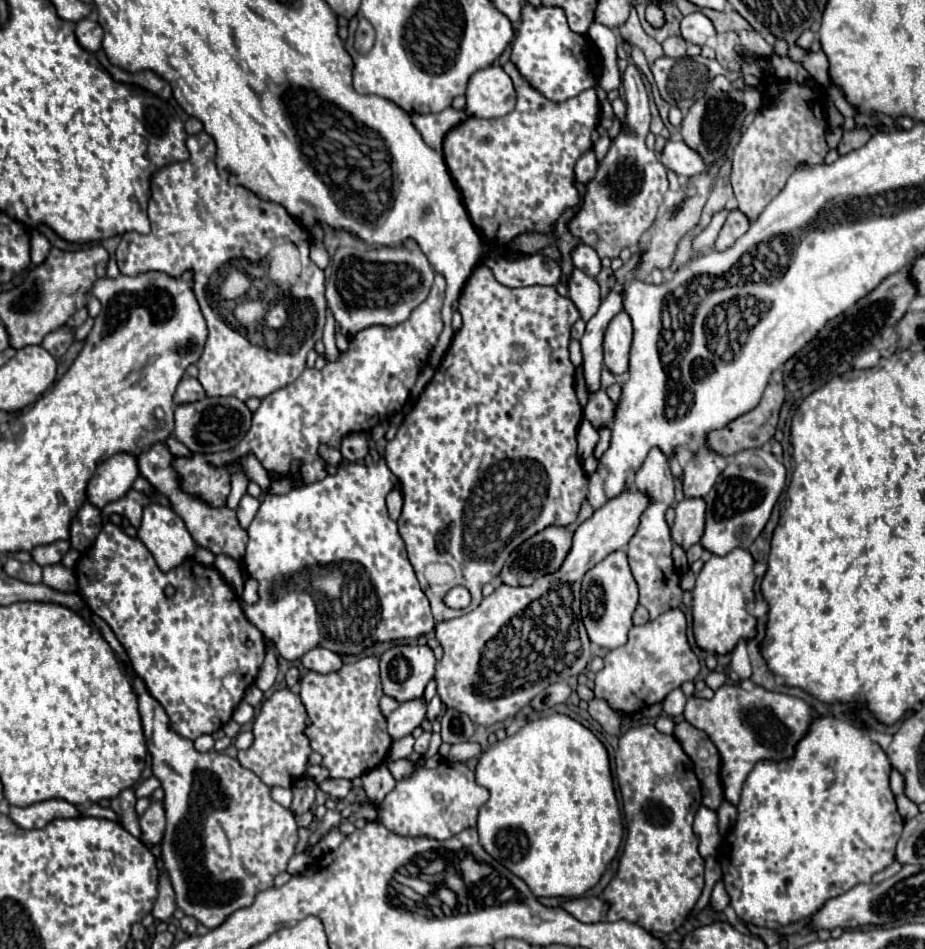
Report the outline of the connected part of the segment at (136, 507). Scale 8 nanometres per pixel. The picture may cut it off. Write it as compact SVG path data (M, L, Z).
M130 490L122 500L104 506L104 508L102 508L102 516L108 518L110 514L122 514L122 516L126 516L128 520L132 520L132 524L138 526L138 524L140 524L140 510L142 510L142 506L148 504L148 502L150 502L150 500L148 500L144 494L138 494L138 492Z

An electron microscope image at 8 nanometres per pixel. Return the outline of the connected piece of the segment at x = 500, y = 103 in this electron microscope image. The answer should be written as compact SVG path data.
M488 66L470 76L466 86L466 116L500 118L514 110L514 86L498 66Z

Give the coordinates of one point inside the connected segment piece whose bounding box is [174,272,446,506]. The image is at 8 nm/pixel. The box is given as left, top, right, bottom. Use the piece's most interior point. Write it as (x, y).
(369, 383)

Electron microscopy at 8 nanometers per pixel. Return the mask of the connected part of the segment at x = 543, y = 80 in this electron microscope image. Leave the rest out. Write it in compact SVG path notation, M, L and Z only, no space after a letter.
M526 2L512 40L510 62L518 68L520 76L550 102L566 102L580 92L594 88L602 68L600 52L584 34L570 30L566 12L560 6L532 6Z

